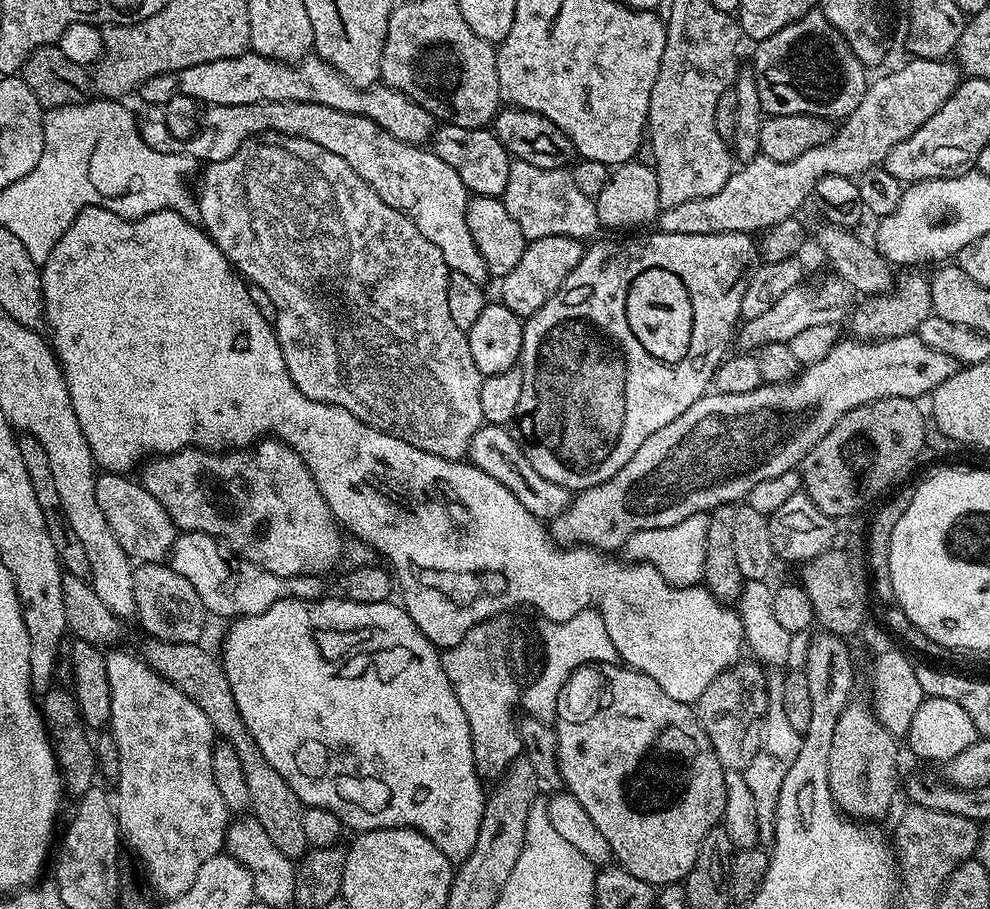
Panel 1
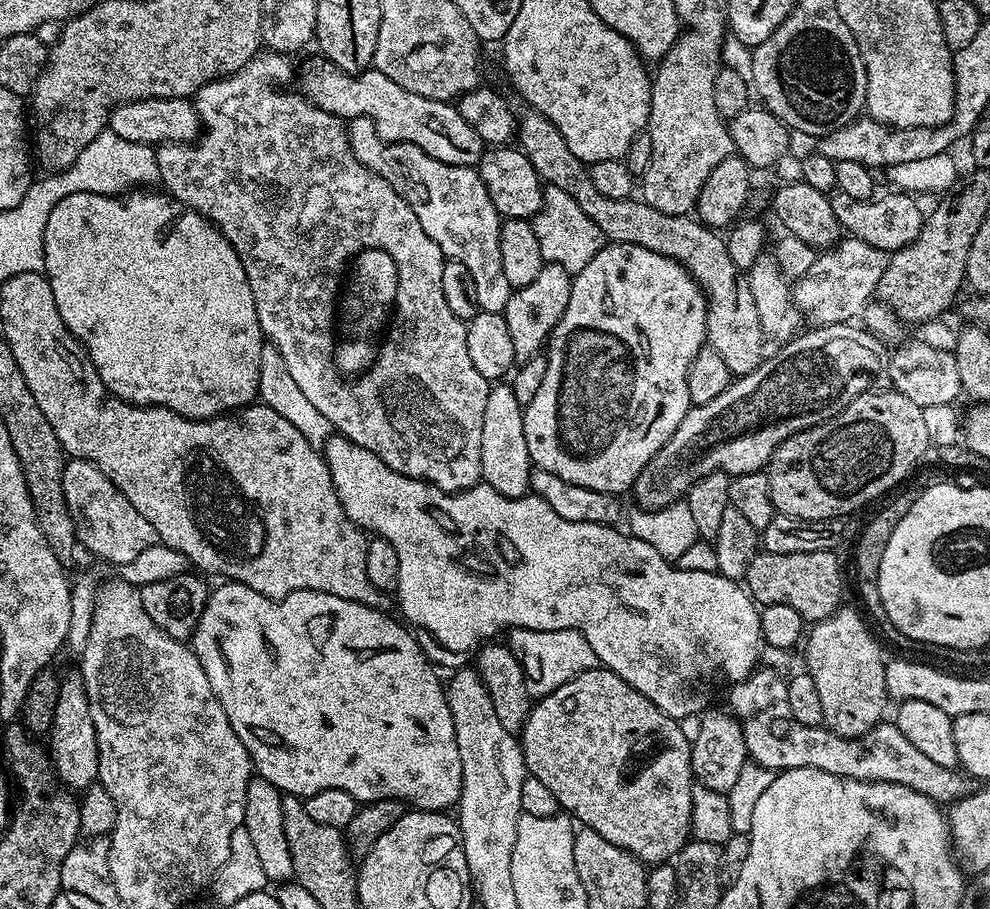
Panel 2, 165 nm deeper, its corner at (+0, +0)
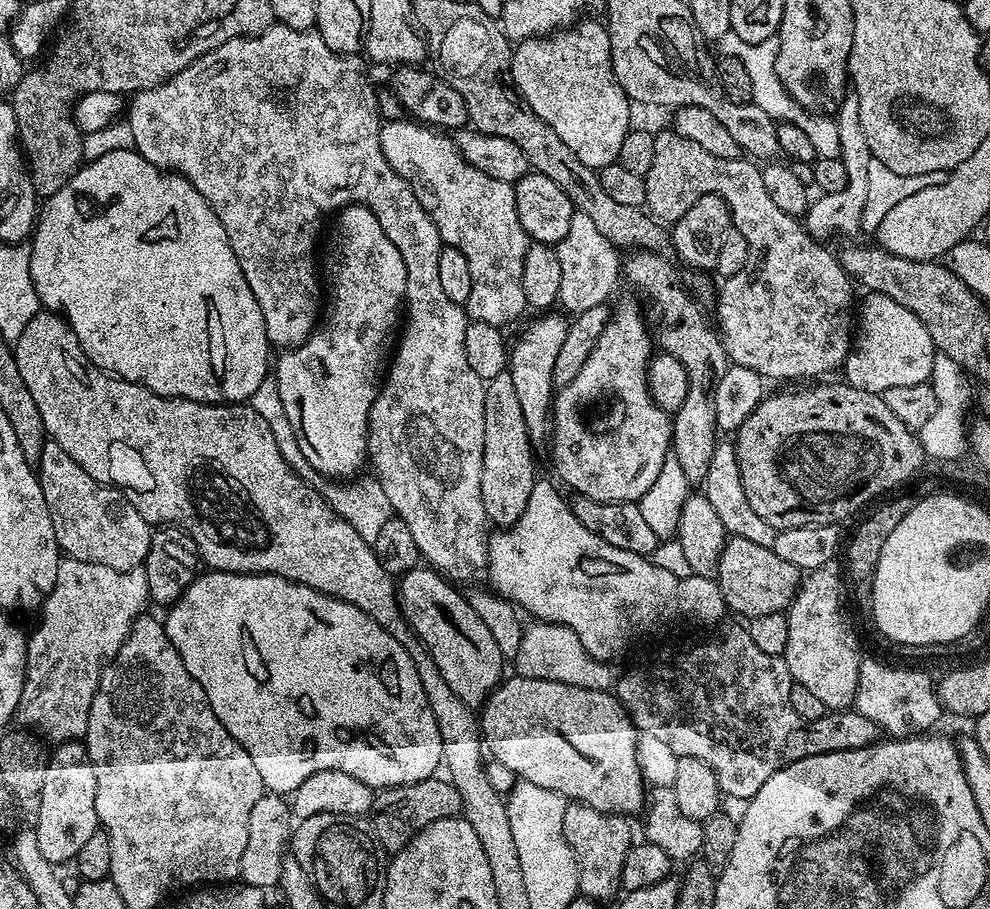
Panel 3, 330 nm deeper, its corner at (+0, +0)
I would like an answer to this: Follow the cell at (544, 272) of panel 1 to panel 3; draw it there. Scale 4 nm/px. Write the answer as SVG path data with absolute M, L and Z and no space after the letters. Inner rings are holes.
M552 314L537 315L540 317L517 338L516 344L514 340L506 369L510 378L514 378L514 390L518 394L522 414L526 417L526 430L530 434L530 442L534 446L547 445L552 435L554 362L558 362L558 354L562 351L562 342L566 339L569 325L569 321L563 315L560 315L561 317L548 315Z

